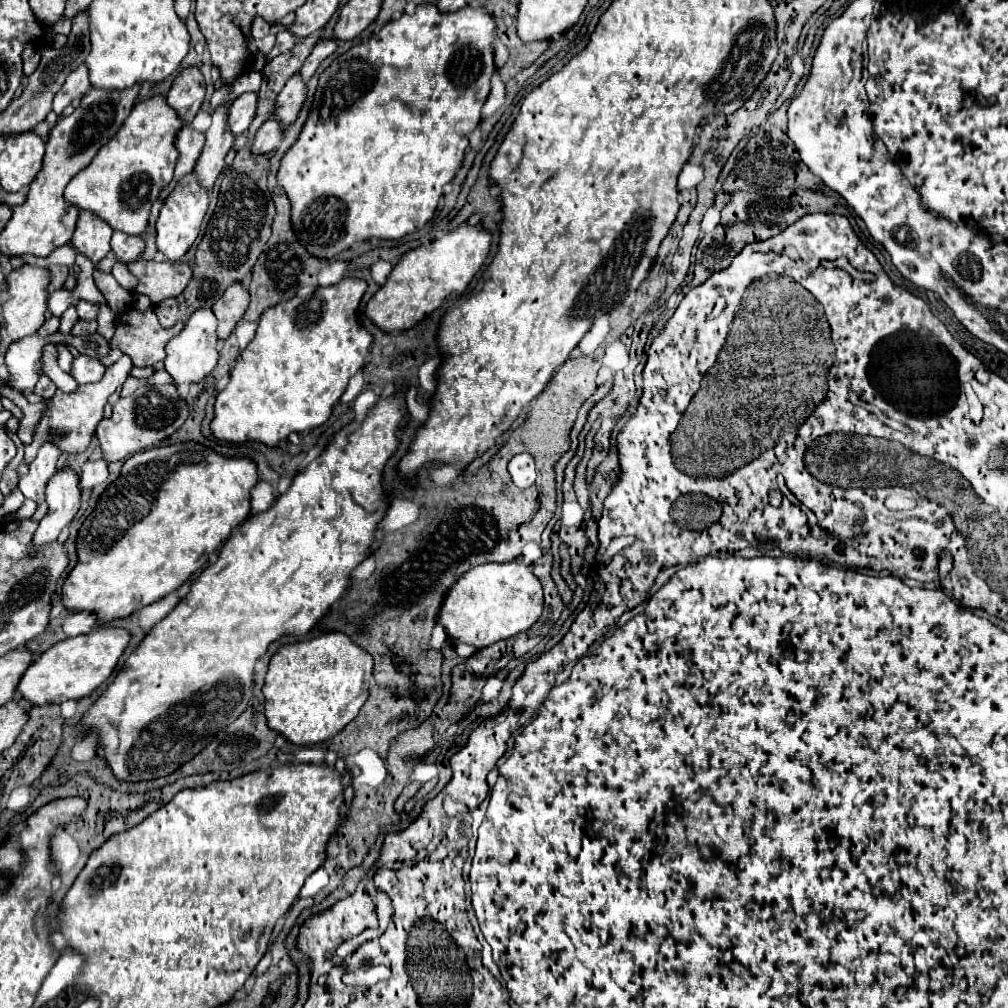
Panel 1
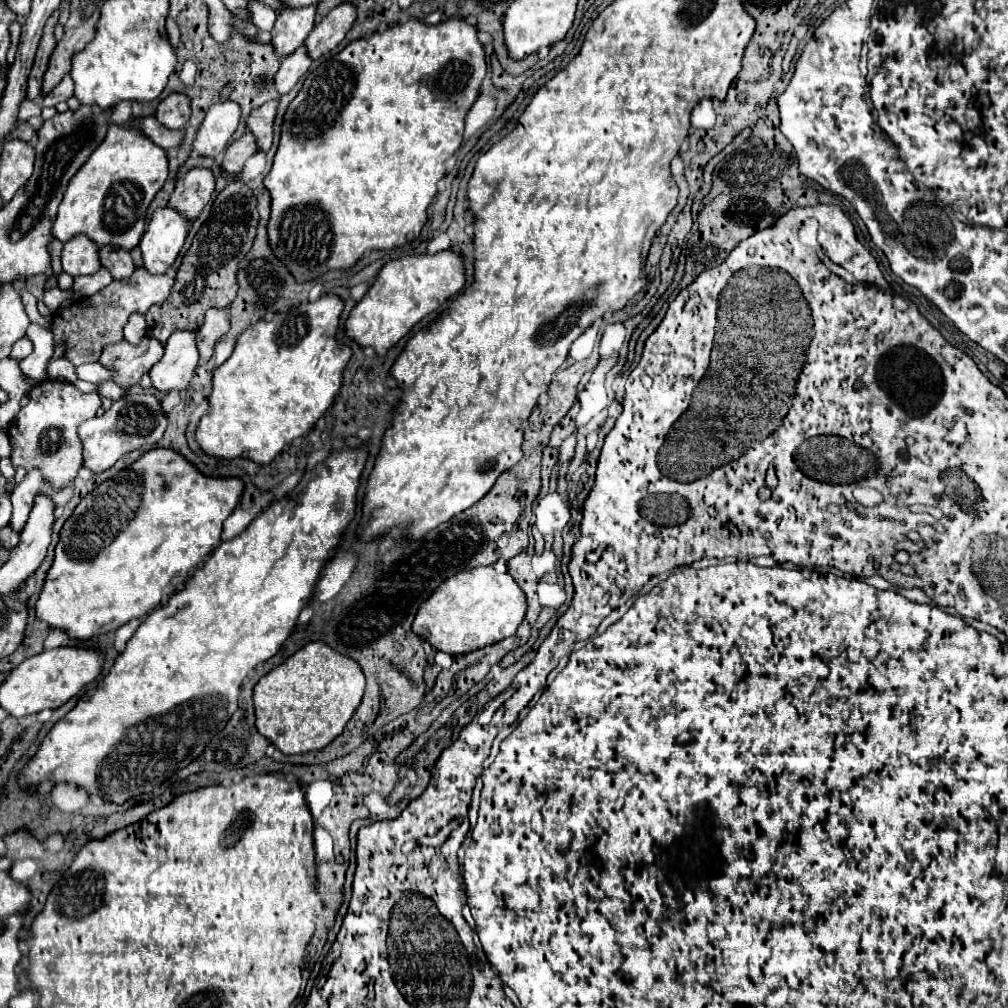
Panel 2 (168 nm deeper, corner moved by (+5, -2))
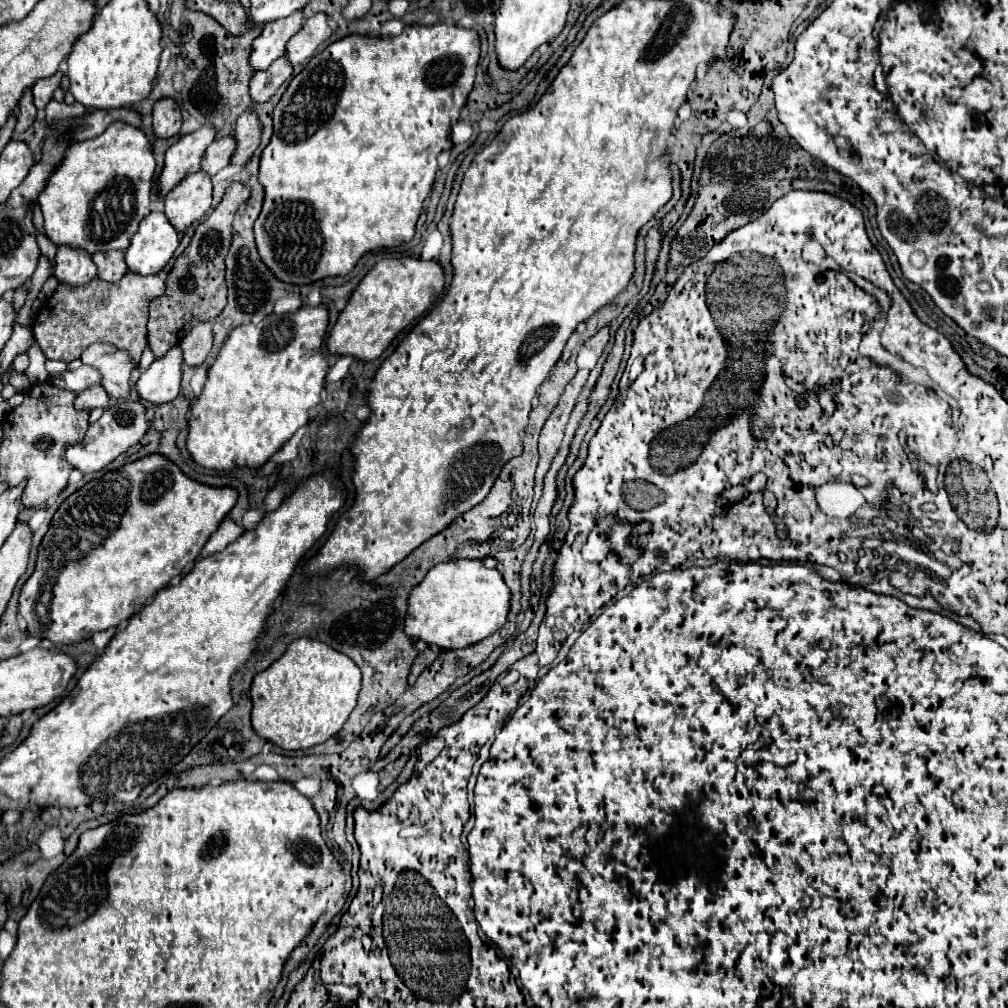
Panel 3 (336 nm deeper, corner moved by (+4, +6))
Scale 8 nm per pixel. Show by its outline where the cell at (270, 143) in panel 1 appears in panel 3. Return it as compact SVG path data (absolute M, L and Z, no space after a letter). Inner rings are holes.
M232 136L216 138L214 144L210 144L210 148L206 148L206 152L202 156L202 170L210 176L218 174L222 168L226 168L230 164L232 152L234 152L234 138Z

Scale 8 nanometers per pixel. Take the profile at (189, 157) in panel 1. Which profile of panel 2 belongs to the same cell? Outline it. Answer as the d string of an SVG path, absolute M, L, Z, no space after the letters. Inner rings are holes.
M145 116L137 122L137 126L141 128L141 132L145 132L145 136L149 136L157 146L171 150L171 148L179 148L183 138L185 138L185 130L169 130L165 126L161 126L153 116Z

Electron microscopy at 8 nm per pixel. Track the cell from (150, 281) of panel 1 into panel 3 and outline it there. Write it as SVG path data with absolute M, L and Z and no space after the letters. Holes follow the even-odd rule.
M126 272L116 284L108 284L98 278L80 288L60 284L56 292L40 306L34 318L34 340L50 360L72 362L80 358L80 354L92 342L104 342L124 350L136 364L146 348L148 306L156 296L164 294L164 288L166 284L160 276L138 276L134 272Z

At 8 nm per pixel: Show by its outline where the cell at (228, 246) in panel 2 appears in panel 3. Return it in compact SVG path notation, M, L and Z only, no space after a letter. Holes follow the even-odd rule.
M232 182L226 190L226 196L218 204L212 214L198 224L192 242L188 248L176 258L168 278L166 292L160 298L154 298L150 304L150 320L148 320L148 344L154 352L154 358L162 358L172 346L176 346L182 336L194 328L198 322L214 320L222 308L226 306L226 280L224 280L224 256L230 248L232 238L232 220L240 204L250 198L250 188L240 182Z

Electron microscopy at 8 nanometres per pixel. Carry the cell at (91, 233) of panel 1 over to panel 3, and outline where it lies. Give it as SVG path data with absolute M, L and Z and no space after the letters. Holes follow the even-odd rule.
M60 246L54 262L54 278L64 286L84 286L96 278L96 266L82 250Z

